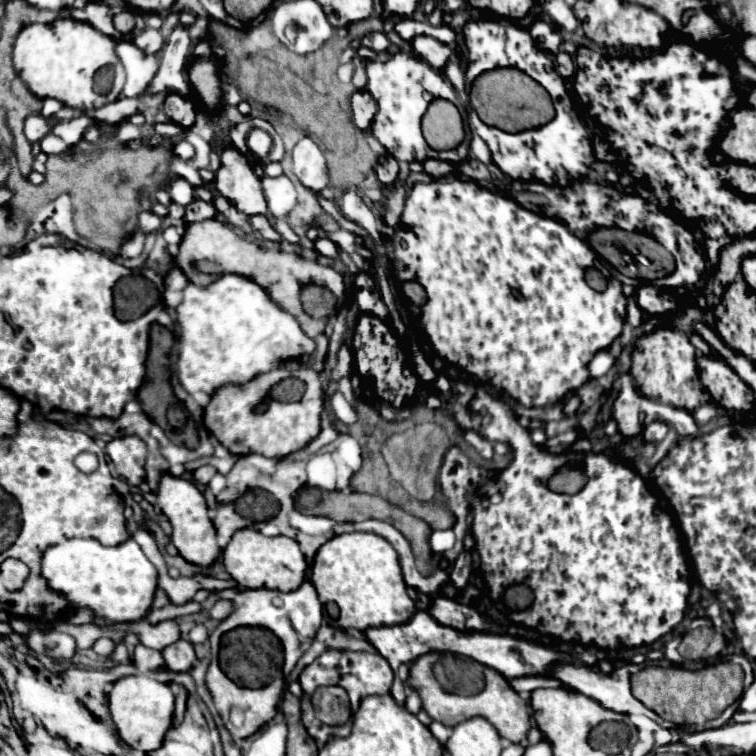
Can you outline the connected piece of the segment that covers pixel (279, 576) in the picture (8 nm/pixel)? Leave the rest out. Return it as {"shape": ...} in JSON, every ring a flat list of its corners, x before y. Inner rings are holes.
{"shape":[[243,528,233,534,229,546,223,550,223,566,231,574,231,578,247,590,269,588,279,592,291,592,299,588,307,574,305,556,301,554,299,544,293,538,287,536,269,538,253,528]]}

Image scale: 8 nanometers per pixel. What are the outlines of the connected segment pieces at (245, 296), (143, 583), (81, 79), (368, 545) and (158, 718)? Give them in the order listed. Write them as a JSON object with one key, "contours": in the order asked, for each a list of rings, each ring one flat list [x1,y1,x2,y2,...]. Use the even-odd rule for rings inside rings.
{"contours":[[[223,274,219,280,209,284,207,288,199,288,195,284,187,284,183,290,183,300,177,306,177,324,179,324,179,380,187,392,207,392,213,394,223,384,245,384,247,380,269,372,271,368,283,366,289,358,297,358,301,354,311,354,315,350,315,342,303,334,297,320,275,308,271,300,267,300,267,292,259,288,253,280,235,274]],[[85,538,63,540,43,552,41,576,47,580,49,588,63,594,65,600,73,608,89,608,95,618,103,618,109,624,137,622,137,620,145,618,147,612,151,610,153,596,157,590,157,570,133,538,129,538,127,542,123,542,119,546,103,546,93,538,89,538,89,540,85,540]],[[59,18,51,24,25,26,13,46,13,66,27,88,39,98,55,98,75,110,93,110,107,104,103,94,95,92,95,72,103,66,115,66,115,40,87,22]],[[341,534,325,542,313,562,311,580,321,602,335,602,341,616,333,622,339,630,367,630,377,626,405,624,415,614,415,604,407,594,397,552,375,534]],[[127,676,117,680,109,692,109,712,121,742,141,752,157,750,163,744,165,732,171,728,173,702,175,696,169,686,149,676]]]}

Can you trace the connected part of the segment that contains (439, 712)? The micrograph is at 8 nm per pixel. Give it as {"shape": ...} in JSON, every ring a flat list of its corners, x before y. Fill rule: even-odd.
{"shape":[[425,654,419,656,411,666,409,666,409,674,405,678,405,686,411,686,423,700,423,710,431,716,431,720,437,720,445,726,457,726,463,720,469,720,473,716,483,716,487,718,493,728,499,732,501,738,509,740,509,742,525,742,527,732,531,728,531,720,529,720,529,704,517,696,517,692,509,686,509,682,495,672,493,668,483,668,485,674,485,688,475,694,475,696,457,696,457,694,447,694,439,682,435,680,435,676,431,674,431,662,437,660,437,654]]}

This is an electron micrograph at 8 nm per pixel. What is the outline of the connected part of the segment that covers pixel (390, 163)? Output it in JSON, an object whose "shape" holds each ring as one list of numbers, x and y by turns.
{"shape":[[385,154,385,156,379,158,375,172,377,172,377,176,383,184,393,184,395,178,397,178,397,172,399,172,399,164,391,154]]}

